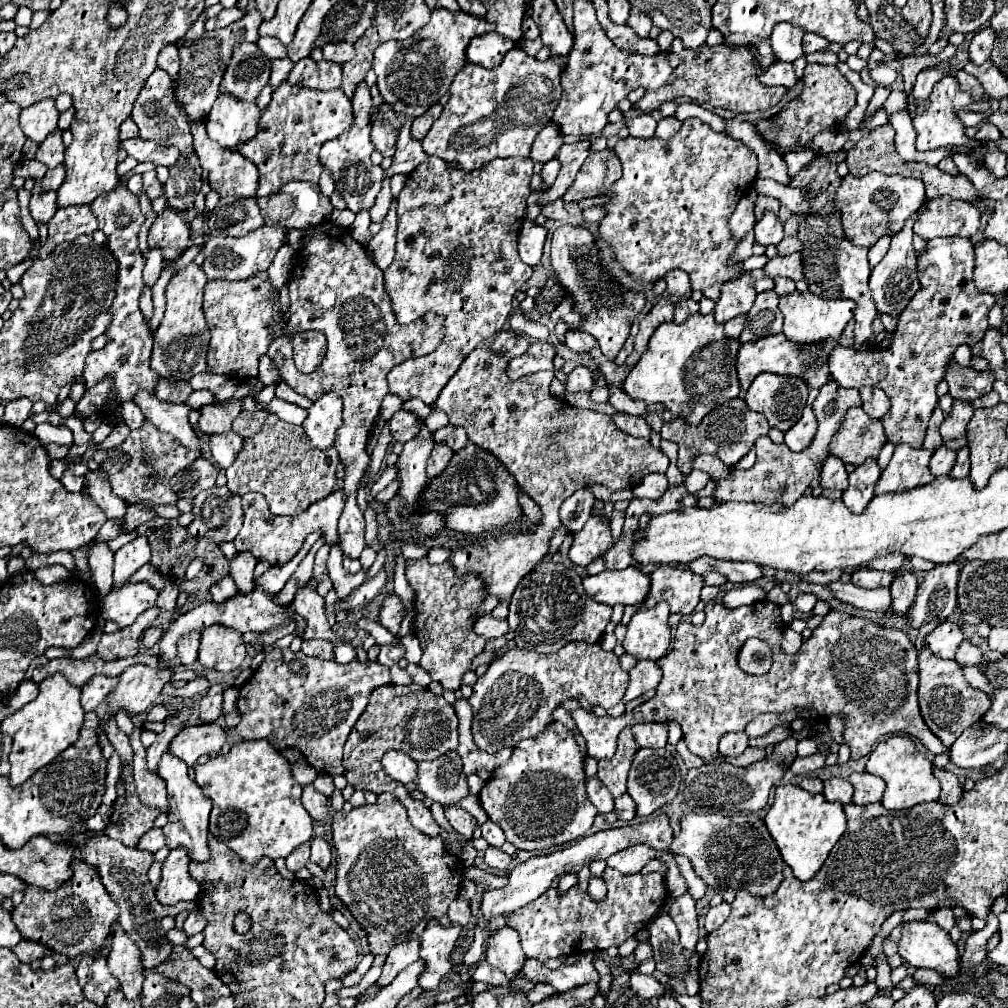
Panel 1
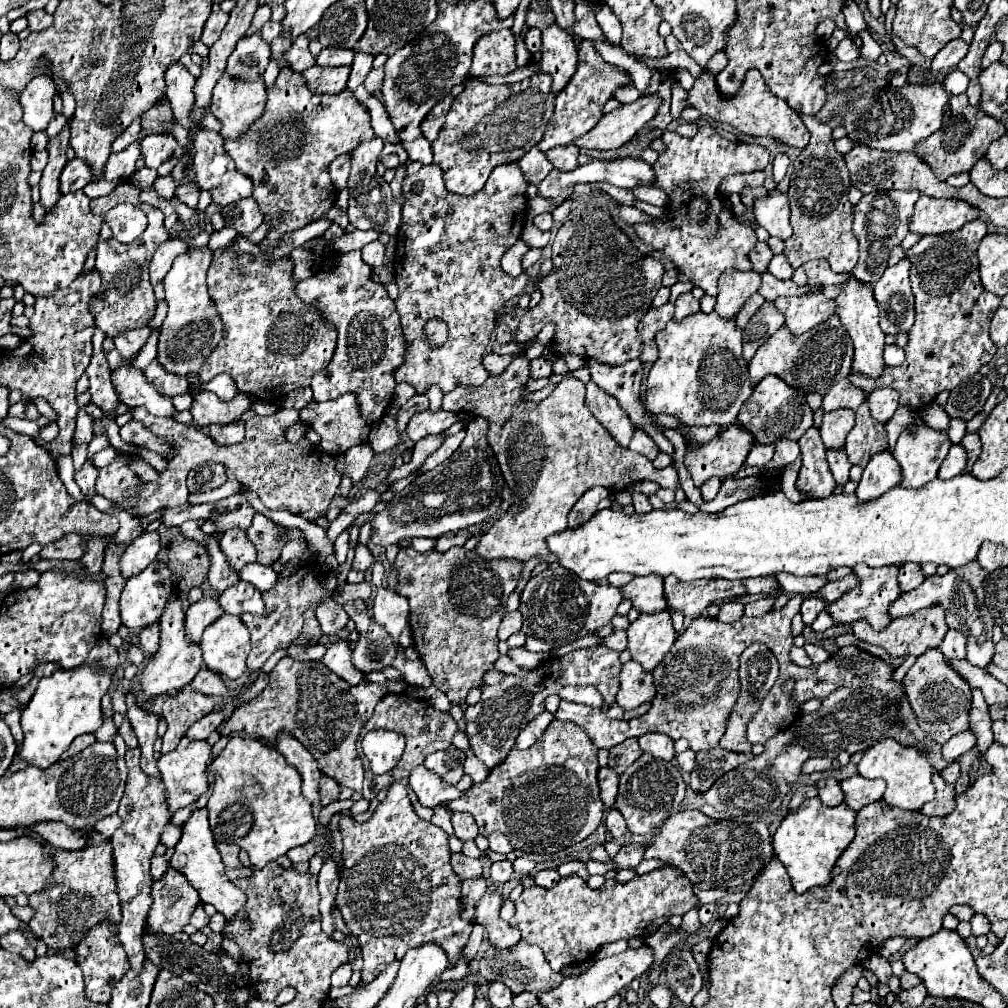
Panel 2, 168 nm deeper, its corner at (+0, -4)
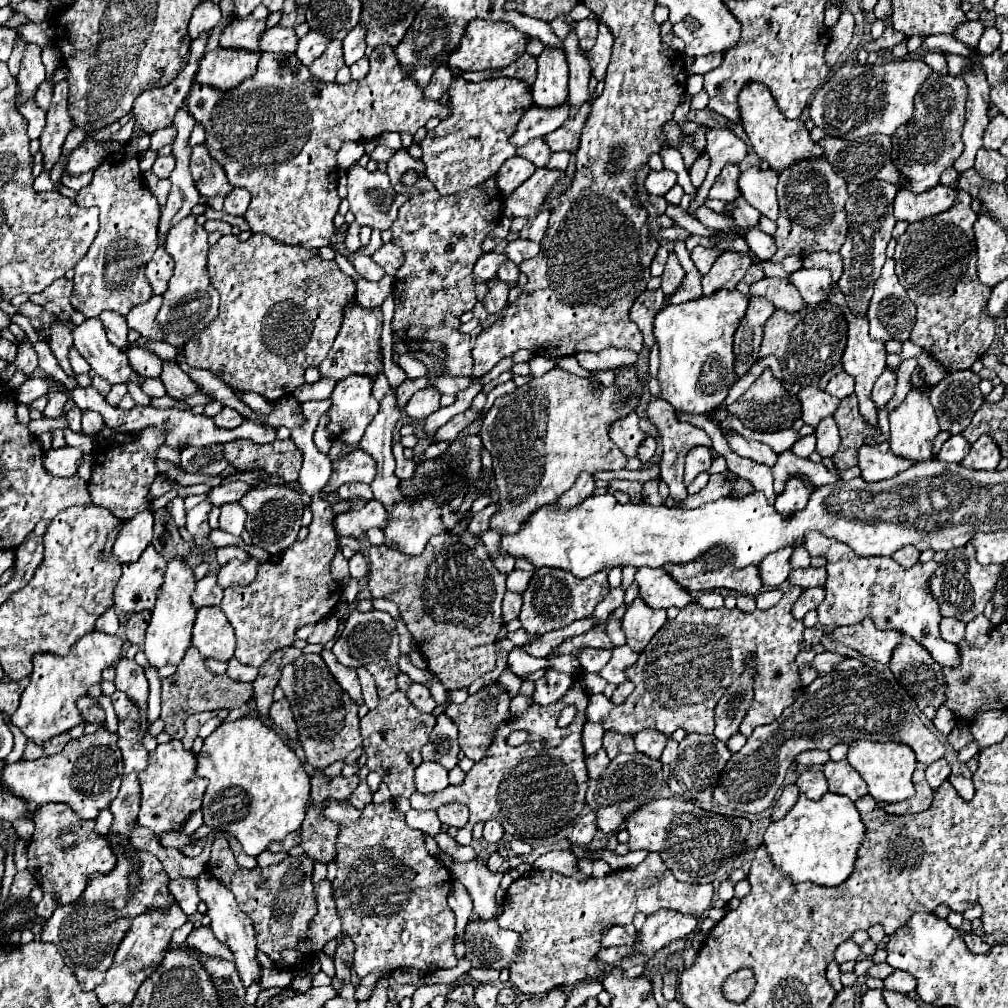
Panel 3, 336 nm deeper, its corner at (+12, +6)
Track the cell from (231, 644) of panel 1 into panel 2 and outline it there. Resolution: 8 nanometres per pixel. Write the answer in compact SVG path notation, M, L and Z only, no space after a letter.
M221 616L219 620L215 620L205 632L203 632L203 640L201 640L201 650L203 650L203 662L205 666L219 674L221 678L231 678L237 680L245 670L245 658L249 654L249 632L245 628L245 624L241 622L239 616Z

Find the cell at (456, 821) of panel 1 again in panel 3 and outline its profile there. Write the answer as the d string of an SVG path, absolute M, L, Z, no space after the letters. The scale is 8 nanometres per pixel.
M445 804L437 810L437 816L443 824L463 828L469 820L469 810L463 804Z

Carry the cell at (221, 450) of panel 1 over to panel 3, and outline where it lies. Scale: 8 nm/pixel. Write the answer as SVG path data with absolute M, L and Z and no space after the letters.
M223 408L215 418L215 424L219 426L219 428L237 428L241 422L243 422L243 416L237 412L237 410L233 410L233 408Z

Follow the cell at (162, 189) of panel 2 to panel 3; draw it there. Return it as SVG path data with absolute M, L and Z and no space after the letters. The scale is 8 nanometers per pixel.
M169 154L169 156L159 156L157 162L153 164L153 174L157 174L159 178L169 178L169 174L173 172L173 166L175 166L173 154Z

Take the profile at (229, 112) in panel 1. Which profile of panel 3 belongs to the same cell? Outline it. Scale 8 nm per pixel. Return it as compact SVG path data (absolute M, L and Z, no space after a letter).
M217 46L215 50L209 50L201 60L197 82L211 84L219 90L231 90L245 78L253 76L253 72L257 70L259 56L261 52Z

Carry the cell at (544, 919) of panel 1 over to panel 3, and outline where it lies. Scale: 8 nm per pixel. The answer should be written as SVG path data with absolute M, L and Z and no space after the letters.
M649 854L639 866L615 870L603 878L565 878L553 870L529 870L521 878L517 878L503 900L503 914L497 918L501 928L515 930L521 938L521 956L517 962L513 962L511 970L511 984L519 988L523 994L547 994L555 986L563 984L577 984L585 980L595 980L603 974L607 964L597 962L593 954L599 952L599 934L601 928L607 924L627 926L633 922L633 916L643 912L647 916L663 910L673 908L683 914L703 916L703 912L709 908L713 898L713 884L685 884L673 878L669 874L669 868L661 860L659 854Z

